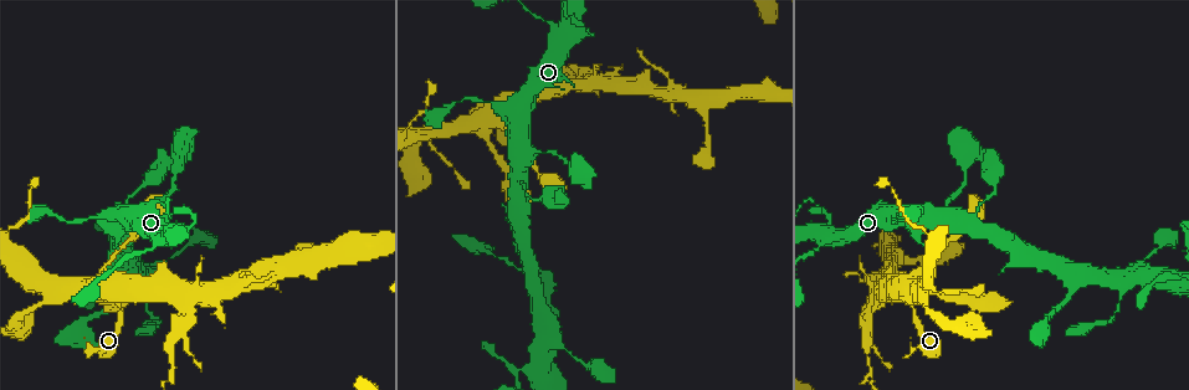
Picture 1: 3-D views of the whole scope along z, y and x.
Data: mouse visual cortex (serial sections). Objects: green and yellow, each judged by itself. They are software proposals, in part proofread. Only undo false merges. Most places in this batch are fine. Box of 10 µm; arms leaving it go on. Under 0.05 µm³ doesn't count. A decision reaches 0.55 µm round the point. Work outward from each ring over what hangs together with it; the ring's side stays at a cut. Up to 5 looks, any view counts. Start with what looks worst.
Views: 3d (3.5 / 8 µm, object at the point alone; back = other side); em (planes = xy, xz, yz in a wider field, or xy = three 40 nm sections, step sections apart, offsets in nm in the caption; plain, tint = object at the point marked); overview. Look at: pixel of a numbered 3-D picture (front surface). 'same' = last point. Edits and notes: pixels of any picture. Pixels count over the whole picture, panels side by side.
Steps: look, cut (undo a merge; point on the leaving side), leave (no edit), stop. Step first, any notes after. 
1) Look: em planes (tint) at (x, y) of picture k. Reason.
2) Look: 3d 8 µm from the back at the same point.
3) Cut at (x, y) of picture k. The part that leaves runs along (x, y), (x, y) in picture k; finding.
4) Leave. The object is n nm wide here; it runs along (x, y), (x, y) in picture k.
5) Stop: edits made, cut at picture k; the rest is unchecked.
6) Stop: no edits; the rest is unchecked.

Look: 3d 3.5 µm at (449, 127) of picture 1. Looks like a crossing.

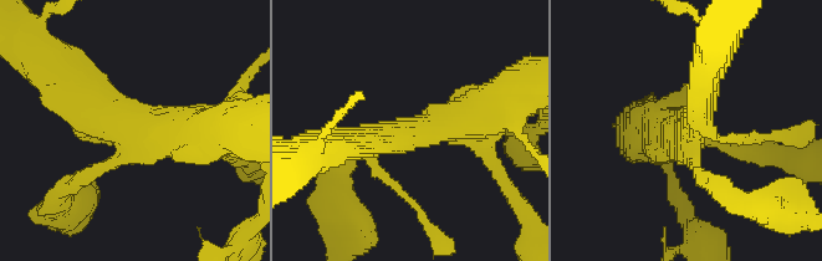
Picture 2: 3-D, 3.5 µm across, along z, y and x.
Look: em xy step 2 (tint) at (133, 124) of picture 2. 4 arms meet here; the arms are 150, 150, 400, 600 nm wide; now the EM.

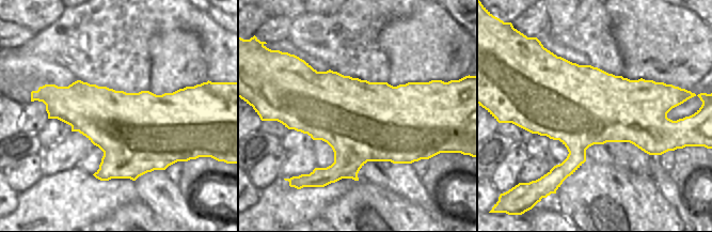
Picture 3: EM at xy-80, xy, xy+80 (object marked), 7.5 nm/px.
Leave. It runs along (215, 133), (103, 117), (66, 80) in picture 2; all the same cell.

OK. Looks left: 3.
Look: 3d 3.5 µm at (526, 369) of picture 1. Abrupt turn.

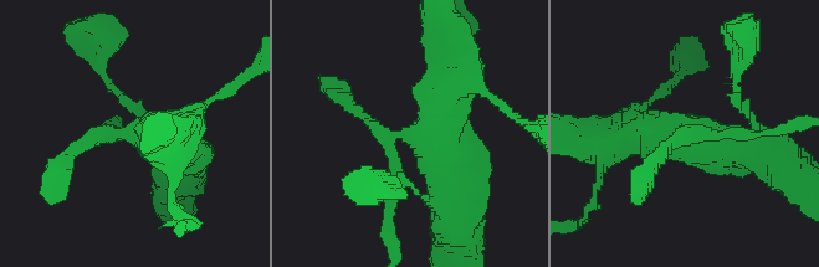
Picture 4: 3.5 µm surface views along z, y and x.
Look: em xy step 1 (tint) at (691, 134) of picture 4.

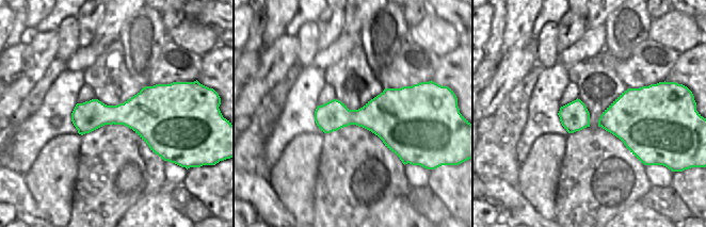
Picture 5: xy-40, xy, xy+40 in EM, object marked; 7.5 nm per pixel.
Cut at (357, 111) of picture 4. The object is 320 nm wide here; the part that leaves runs along (393, 134), (339, 97), (331, 81) in picture 4; a second cell is stuck on.

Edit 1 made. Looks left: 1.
Stop: edits made, cut at picture 4; the rest is unchecked.

